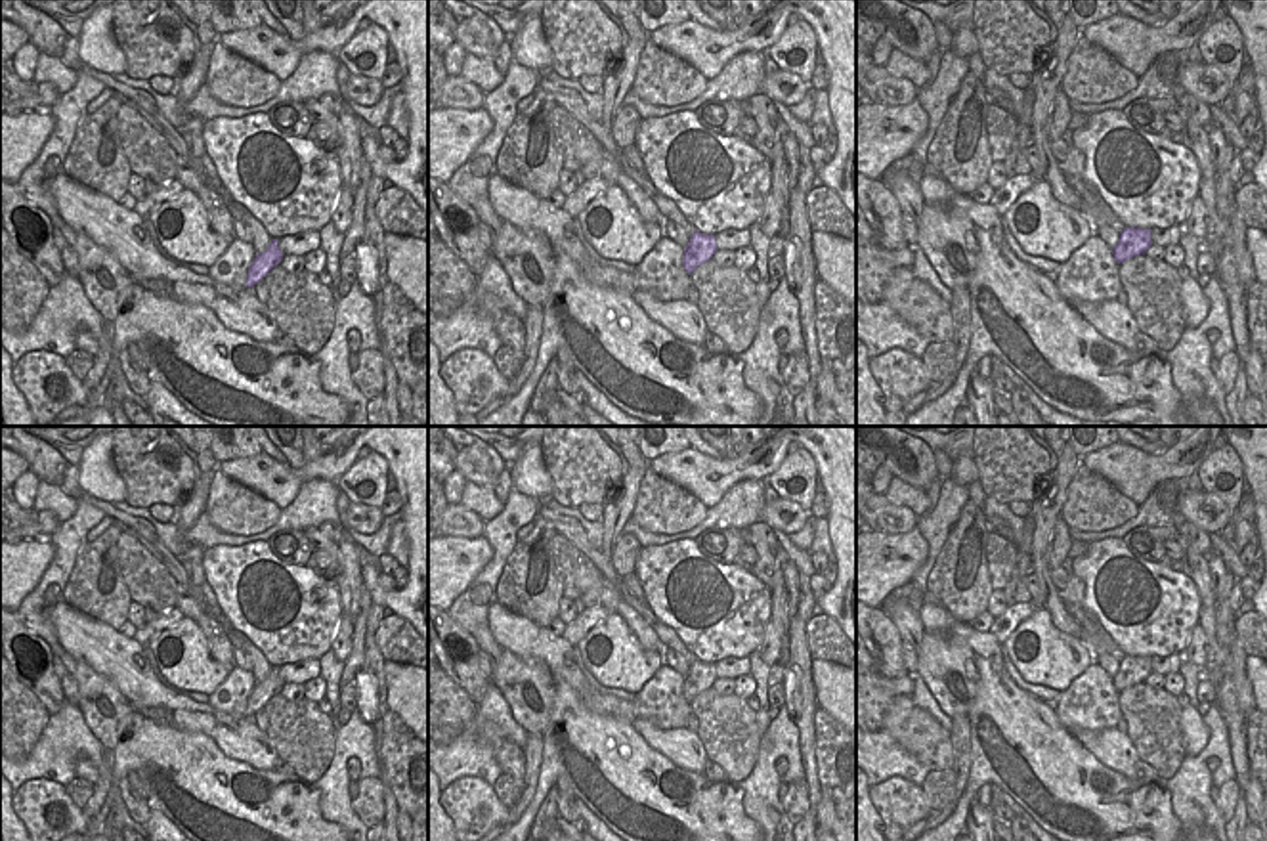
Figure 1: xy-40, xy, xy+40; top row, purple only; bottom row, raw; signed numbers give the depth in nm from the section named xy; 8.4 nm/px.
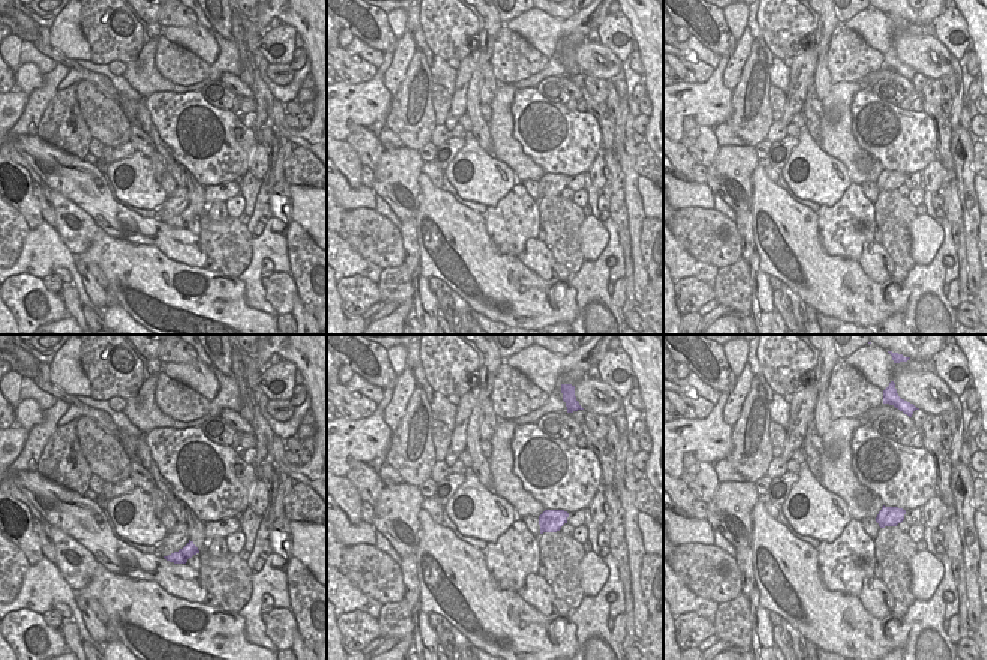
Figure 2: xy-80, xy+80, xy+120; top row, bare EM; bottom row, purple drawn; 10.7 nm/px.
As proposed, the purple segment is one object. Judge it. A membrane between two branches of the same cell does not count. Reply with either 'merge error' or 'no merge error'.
merge error

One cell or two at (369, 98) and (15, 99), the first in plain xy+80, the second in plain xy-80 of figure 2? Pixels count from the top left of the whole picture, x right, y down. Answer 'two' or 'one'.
one

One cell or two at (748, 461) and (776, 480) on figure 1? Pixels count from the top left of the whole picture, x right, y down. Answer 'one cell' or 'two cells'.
two cells

